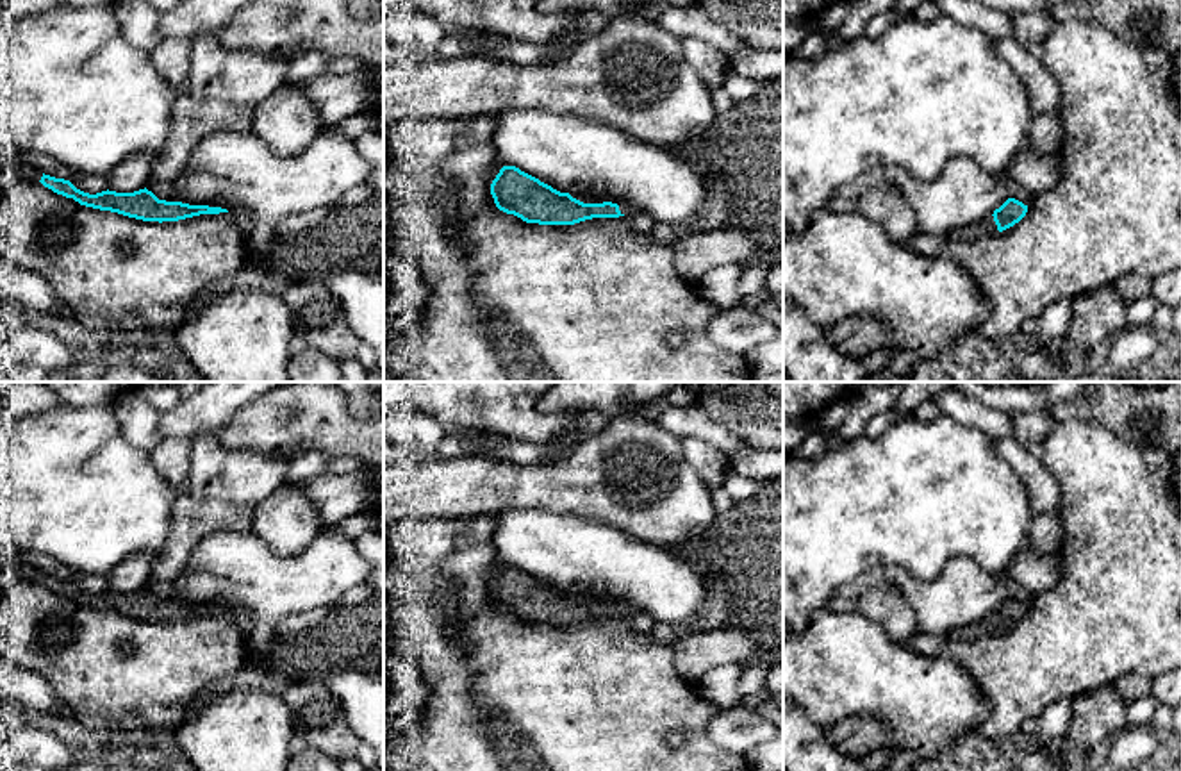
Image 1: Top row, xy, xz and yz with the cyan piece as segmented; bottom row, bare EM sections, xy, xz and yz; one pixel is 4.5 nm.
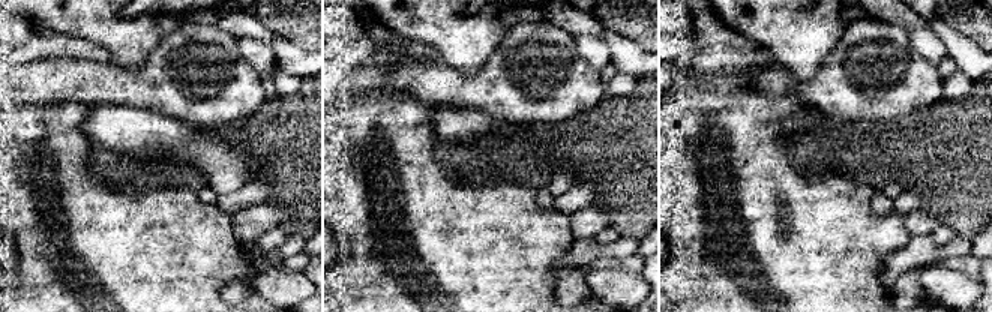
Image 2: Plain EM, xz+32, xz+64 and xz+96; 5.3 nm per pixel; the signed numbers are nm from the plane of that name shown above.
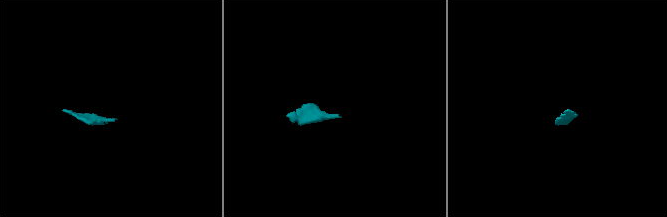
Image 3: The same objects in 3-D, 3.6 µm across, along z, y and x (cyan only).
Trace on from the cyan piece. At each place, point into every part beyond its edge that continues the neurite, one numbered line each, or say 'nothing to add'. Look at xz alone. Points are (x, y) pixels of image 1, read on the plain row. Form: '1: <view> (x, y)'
1: xz (625, 609)

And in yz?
1: yz (987, 625)

